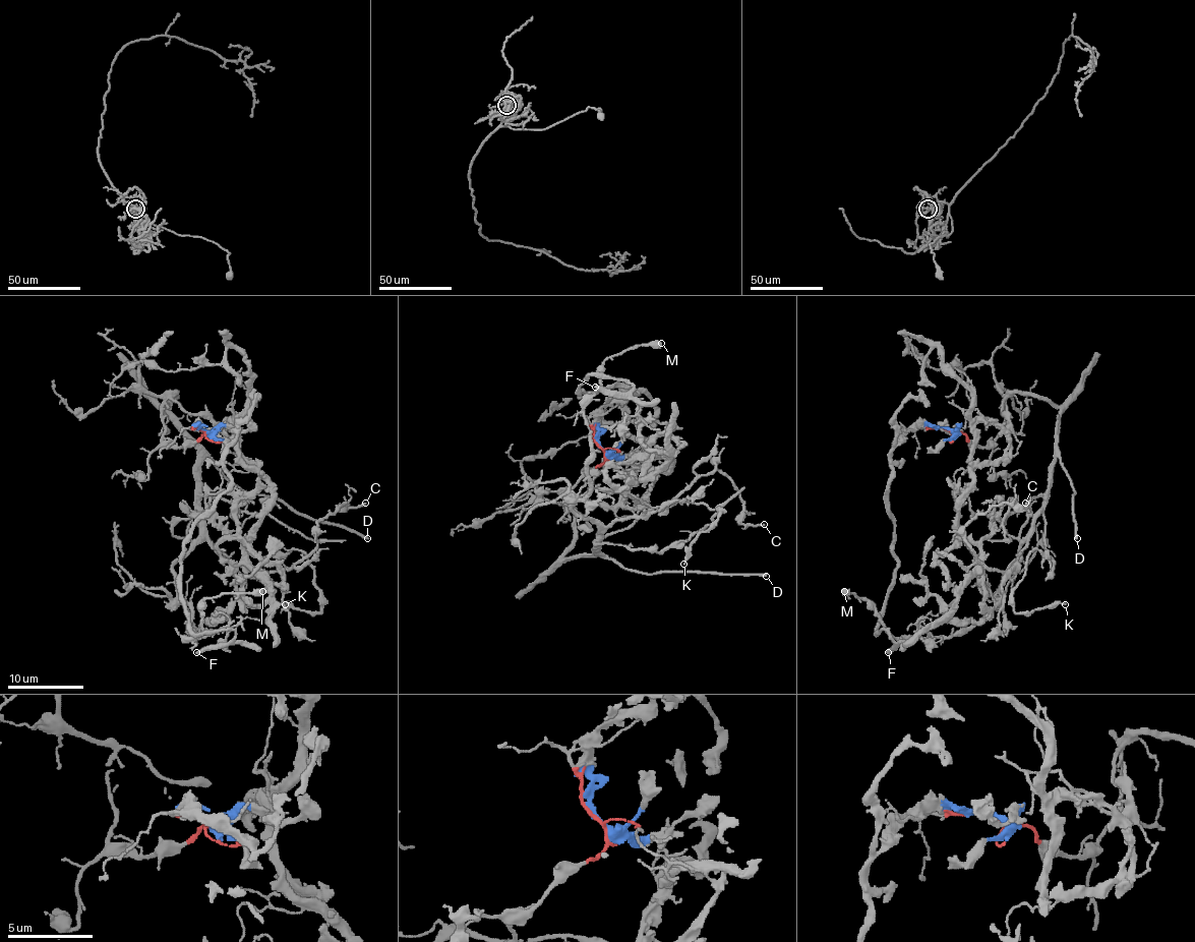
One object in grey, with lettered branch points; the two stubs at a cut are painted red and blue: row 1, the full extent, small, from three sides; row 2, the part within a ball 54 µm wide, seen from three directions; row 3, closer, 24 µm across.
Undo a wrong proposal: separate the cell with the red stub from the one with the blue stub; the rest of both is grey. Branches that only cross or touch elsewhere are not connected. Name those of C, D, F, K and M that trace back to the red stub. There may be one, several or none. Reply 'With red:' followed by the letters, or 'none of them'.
With red: C, D, K, M

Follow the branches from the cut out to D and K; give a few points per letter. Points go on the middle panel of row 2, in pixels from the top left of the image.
D: (600, 449), (604, 460), (560, 492), (574, 513), (564, 556), (606, 555), (641, 572), (766, 576)
K: (600, 449), (560, 492), (564, 556), (682, 545), (719, 511), (684, 565)

